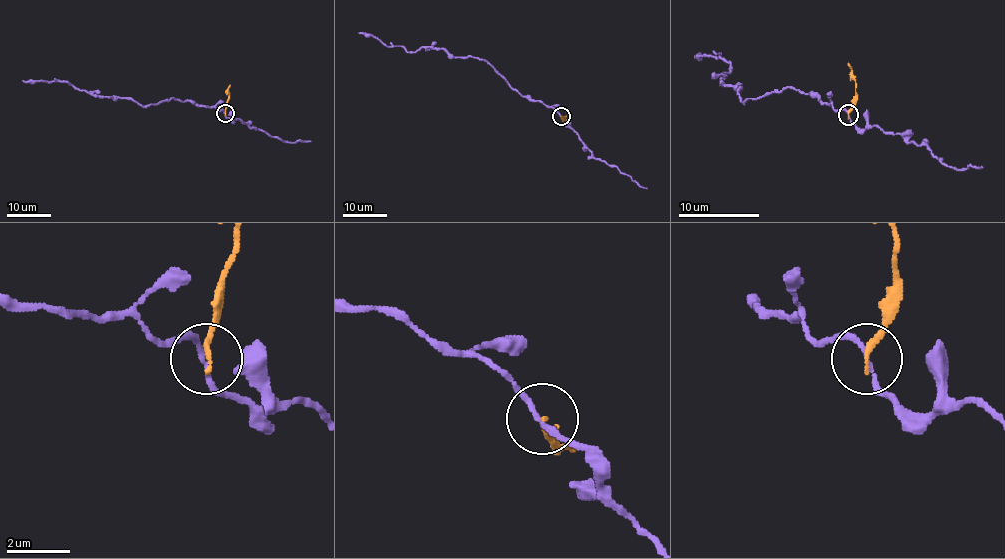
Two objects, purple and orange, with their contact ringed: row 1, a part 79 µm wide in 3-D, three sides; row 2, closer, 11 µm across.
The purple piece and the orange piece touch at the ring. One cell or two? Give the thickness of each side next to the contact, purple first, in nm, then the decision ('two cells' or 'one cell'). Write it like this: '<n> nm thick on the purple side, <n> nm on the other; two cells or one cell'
130 nm thick on the purple side, 180 nm on the other; two cells

